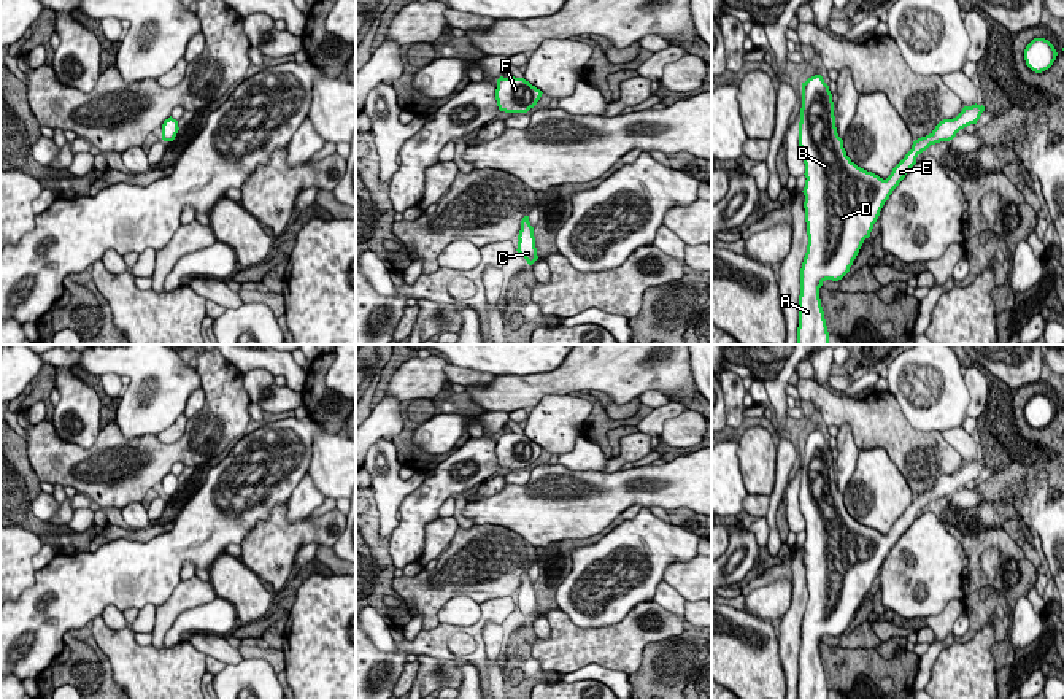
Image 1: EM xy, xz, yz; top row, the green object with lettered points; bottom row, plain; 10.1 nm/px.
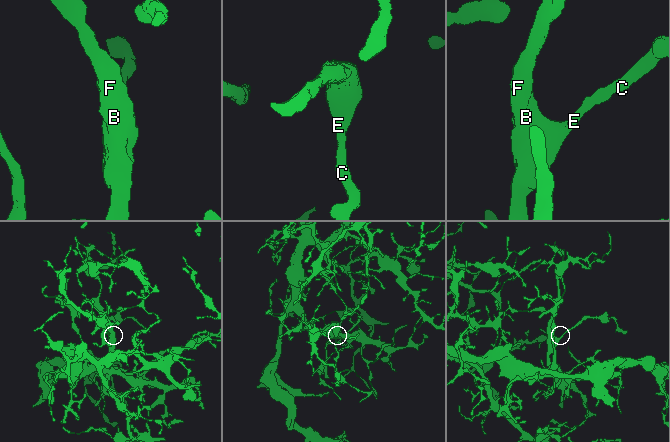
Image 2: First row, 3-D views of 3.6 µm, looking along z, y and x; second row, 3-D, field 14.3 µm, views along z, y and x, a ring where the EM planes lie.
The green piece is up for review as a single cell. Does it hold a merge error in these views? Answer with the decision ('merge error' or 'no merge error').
no merge error

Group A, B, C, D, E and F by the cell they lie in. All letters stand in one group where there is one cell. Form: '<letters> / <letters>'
A B C D E F

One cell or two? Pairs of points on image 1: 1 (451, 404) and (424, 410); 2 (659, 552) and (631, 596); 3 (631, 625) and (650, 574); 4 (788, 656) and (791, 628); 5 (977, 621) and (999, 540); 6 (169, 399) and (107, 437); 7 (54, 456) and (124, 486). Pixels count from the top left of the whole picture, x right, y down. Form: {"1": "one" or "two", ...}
{"1": "one", "2": "one", "3": "two", "4": "one", "5": "one", "6": "two", "7": "one"}

